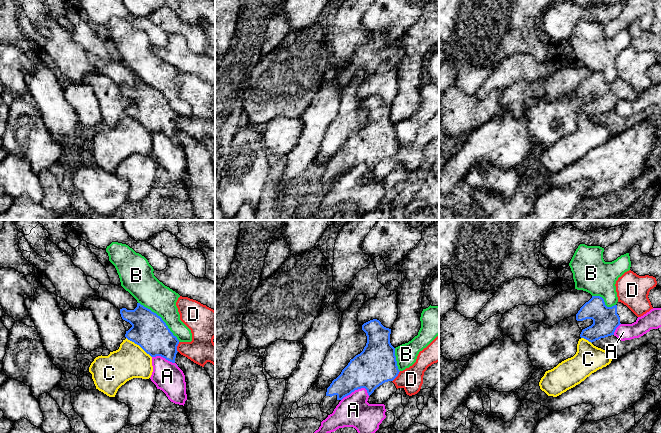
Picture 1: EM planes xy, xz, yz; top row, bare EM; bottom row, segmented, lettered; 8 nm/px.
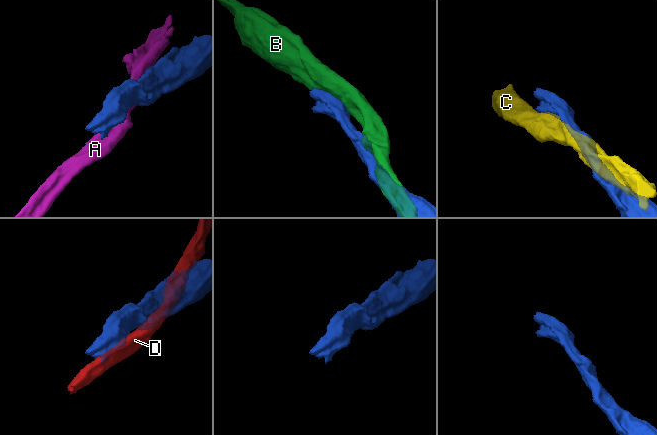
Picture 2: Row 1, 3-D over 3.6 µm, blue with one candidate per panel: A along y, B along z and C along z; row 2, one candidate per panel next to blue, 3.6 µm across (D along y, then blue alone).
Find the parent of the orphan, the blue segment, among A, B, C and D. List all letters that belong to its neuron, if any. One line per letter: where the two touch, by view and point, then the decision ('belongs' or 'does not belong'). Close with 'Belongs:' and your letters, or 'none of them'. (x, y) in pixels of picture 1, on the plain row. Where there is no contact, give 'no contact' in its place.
A: contact xz (356, 165); does not belong
B: contact xy (161, 94); does not belong
C: contact xy (139, 121); does not belong
D: contact xz (397, 151); does not belong
Belongs: none of them

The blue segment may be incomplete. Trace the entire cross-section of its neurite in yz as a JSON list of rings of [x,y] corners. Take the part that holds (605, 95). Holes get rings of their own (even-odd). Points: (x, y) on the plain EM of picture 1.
[[[592,72],[576,90],[577,97],[592,95],[593,100],[582,106],[580,113],[594,118],[601,114],[614,111],[620,100],[632,100],[637,92],[623,79],[617,78],[612,83],[605,81],[600,72]]]

